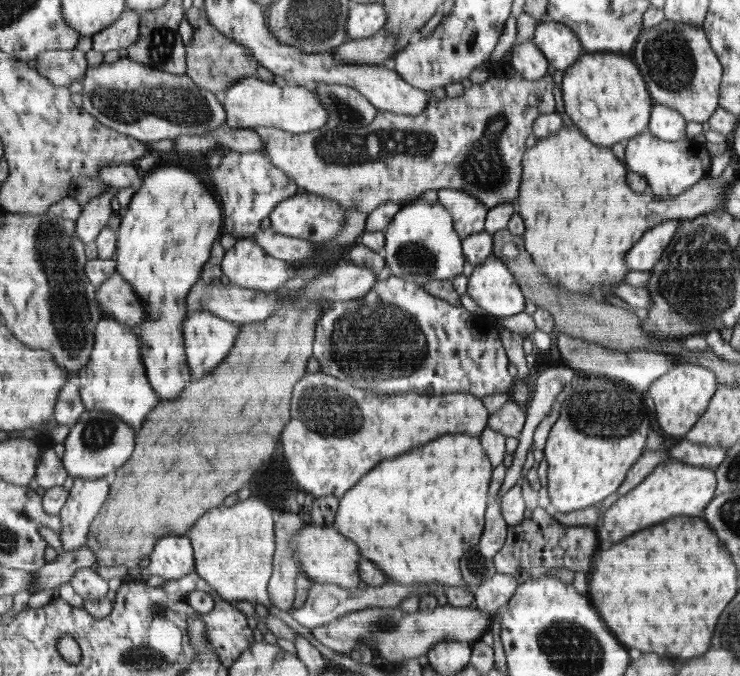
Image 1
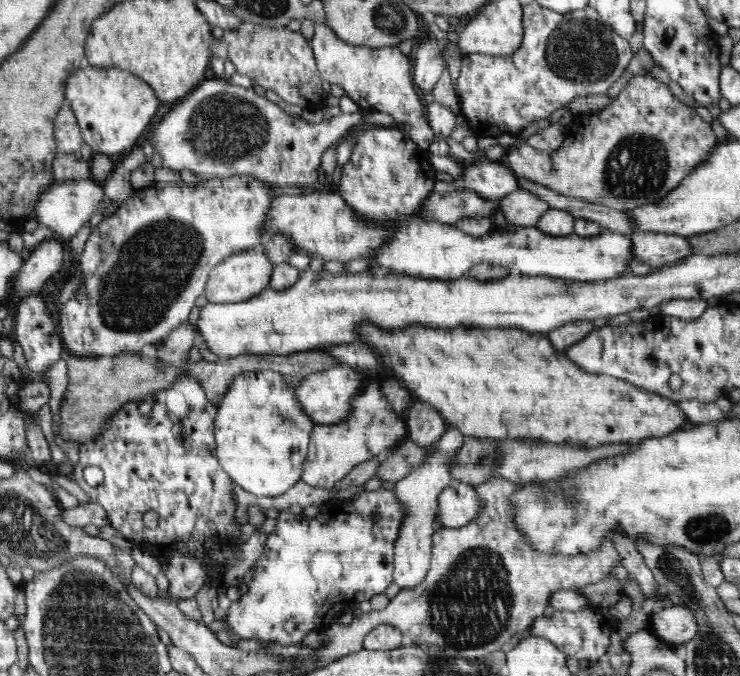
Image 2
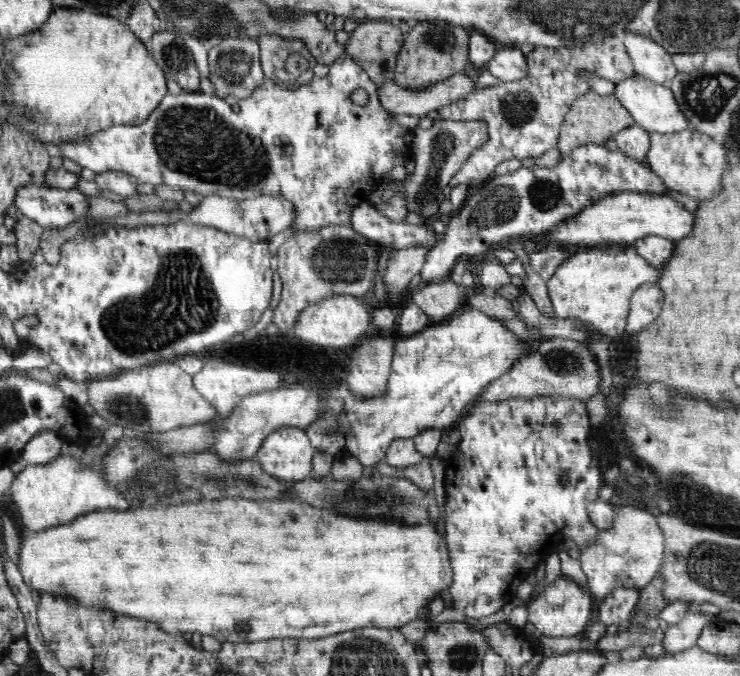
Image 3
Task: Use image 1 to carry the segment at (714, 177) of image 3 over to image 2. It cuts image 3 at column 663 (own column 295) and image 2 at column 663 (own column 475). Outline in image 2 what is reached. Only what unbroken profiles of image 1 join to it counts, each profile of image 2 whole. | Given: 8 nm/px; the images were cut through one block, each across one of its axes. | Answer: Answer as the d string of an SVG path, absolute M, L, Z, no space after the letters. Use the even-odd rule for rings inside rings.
M649 74L633 76L618 93L616 99L612 99L611 102L604 110L597 111L596 114L582 115L580 118L577 118L576 126L572 126L572 133L570 133L570 136L566 136L563 144L556 151L540 151L534 149L527 142L522 142L519 146L513 147L510 151L506 152L512 171L521 178L530 180L535 184L542 184L560 195L574 197L580 201L591 202L592 204L603 204L604 206L626 212L626 210L630 210L633 207L639 207L644 203L655 203L657 200L664 198L668 191L680 185L680 182L687 178L688 174L691 174L701 163L708 160L710 152L715 150L715 147L719 144L711 125L707 124L692 107L682 104L672 91L668 89L667 84L656 80Z

